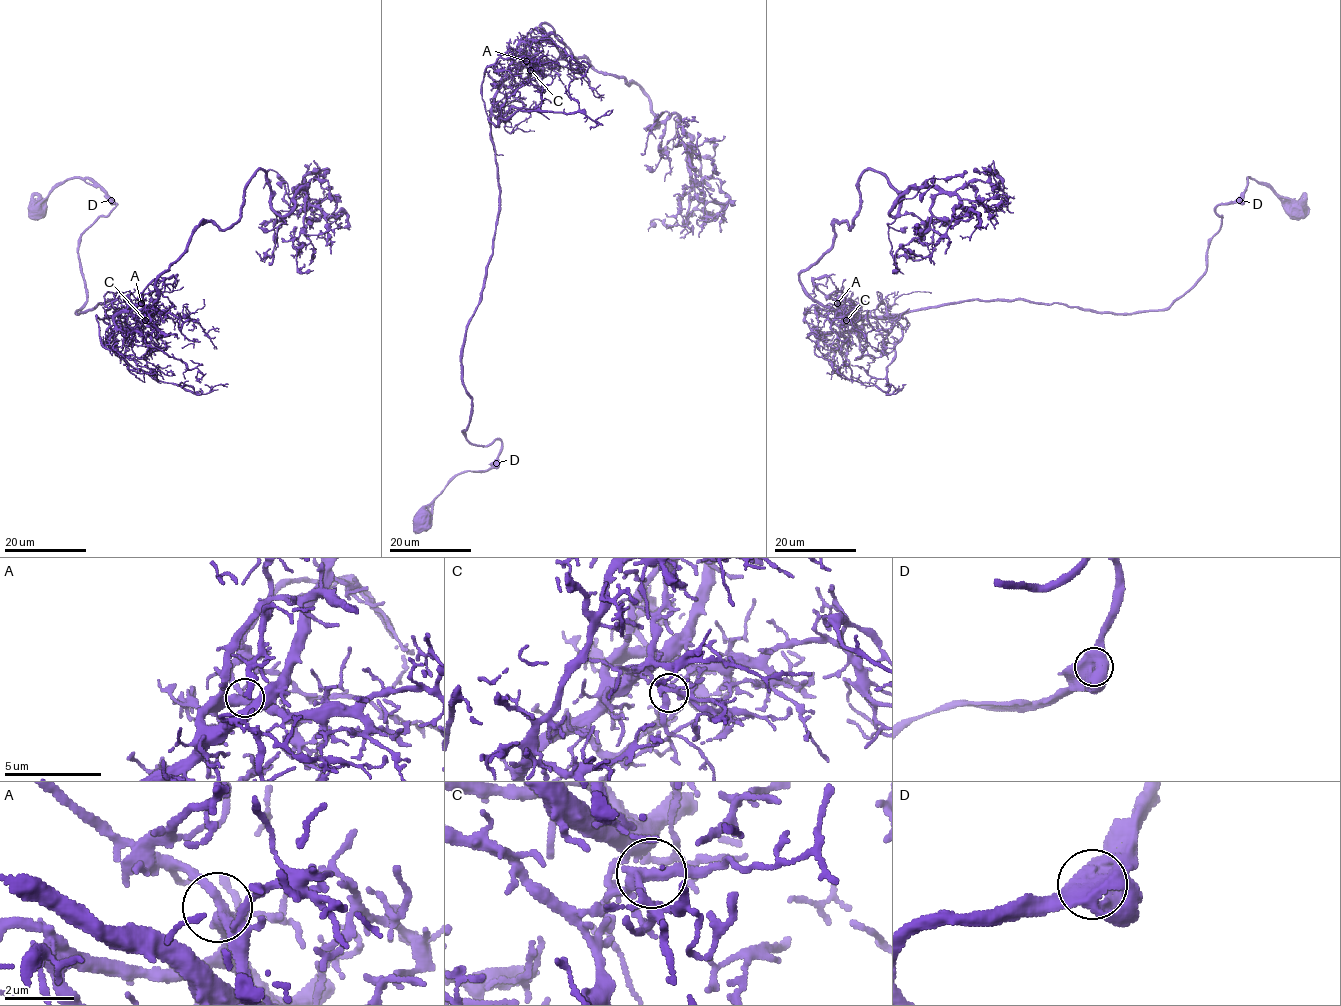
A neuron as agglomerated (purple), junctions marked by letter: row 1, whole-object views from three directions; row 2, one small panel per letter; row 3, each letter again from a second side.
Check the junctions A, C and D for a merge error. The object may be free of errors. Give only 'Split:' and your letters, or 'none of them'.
Split: none of them

